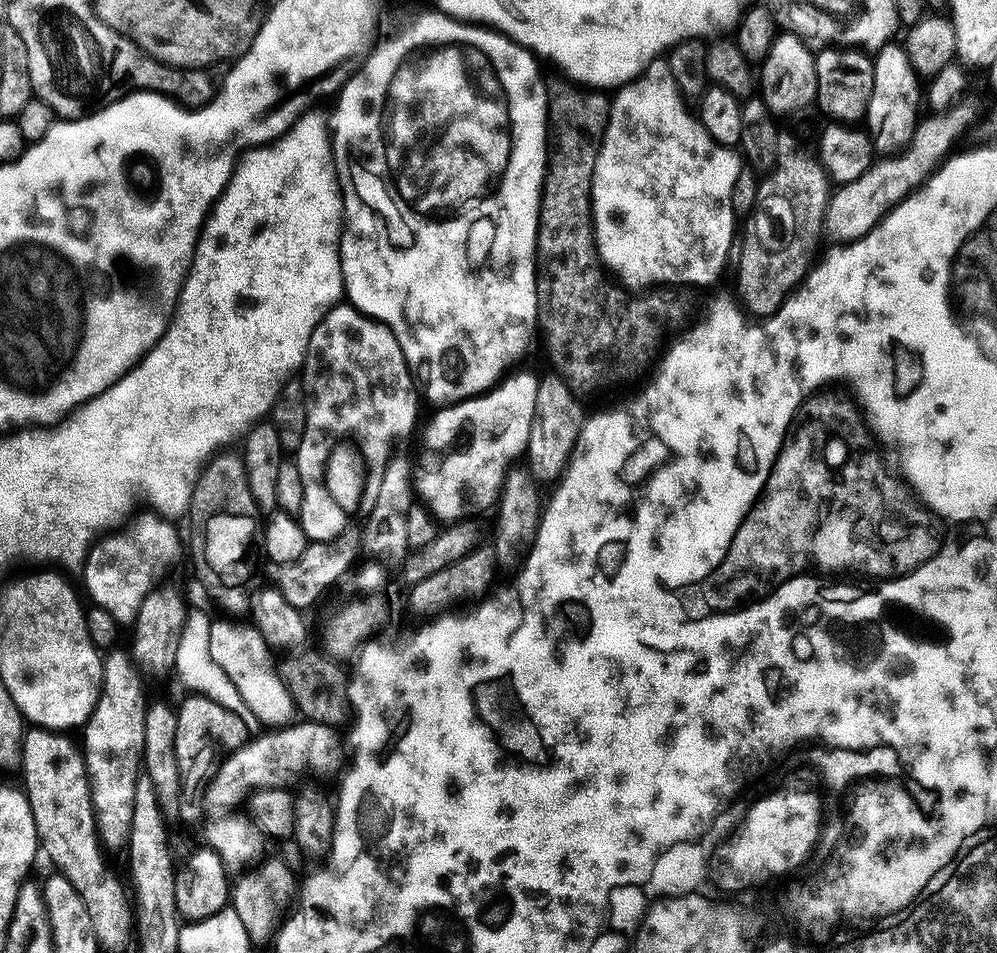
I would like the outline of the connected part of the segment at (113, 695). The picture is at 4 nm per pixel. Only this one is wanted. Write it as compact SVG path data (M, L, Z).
M112 650L103 657L104 683L100 689L100 697L90 714L88 723L83 725L84 766L88 769L88 787L92 789L92 813L96 815L96 835L103 847L120 848L129 843L132 834L132 823L135 812L136 783L142 775L142 757L144 755L144 686L140 682L139 669L132 662L127 651Z

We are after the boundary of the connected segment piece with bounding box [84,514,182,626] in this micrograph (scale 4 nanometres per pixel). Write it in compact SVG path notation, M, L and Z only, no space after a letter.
M156 514L148 515L152 516L138 519L129 533L112 532L99 541L98 548L108 552L109 564L99 564L95 558L86 564L88 570L84 574L84 584L88 587L91 603L110 610L120 626L135 624L142 602L154 587L154 576L160 575L164 566L176 563L182 552L180 536L172 522Z

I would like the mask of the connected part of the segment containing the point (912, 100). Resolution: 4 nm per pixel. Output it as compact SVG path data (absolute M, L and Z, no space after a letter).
M889 42L875 53L871 61L872 93L868 103L866 131L872 137L875 151L896 154L908 147L916 133L916 107L922 104L922 88L918 74L910 66L910 58L899 43Z

